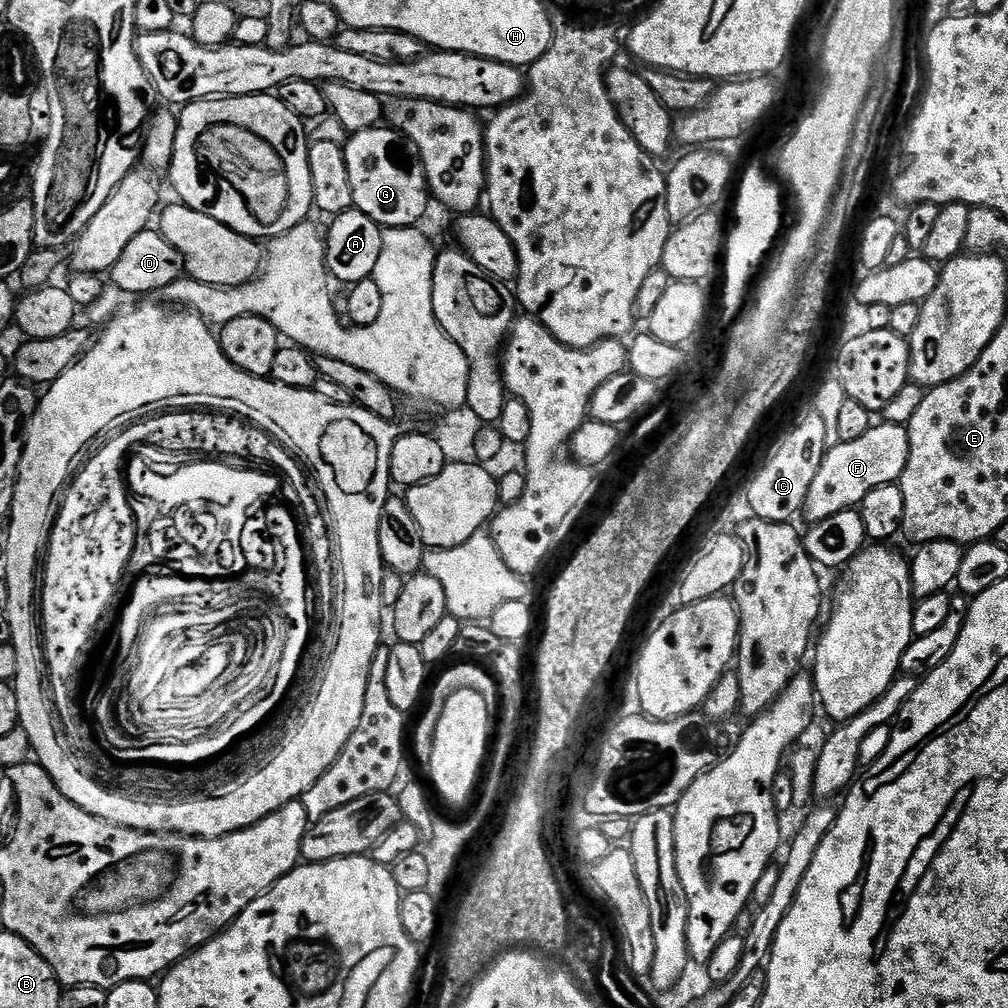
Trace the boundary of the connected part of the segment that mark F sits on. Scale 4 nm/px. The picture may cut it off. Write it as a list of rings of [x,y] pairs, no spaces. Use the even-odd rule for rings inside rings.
[[[880,422],[854,442],[840,442],[838,446],[825,452],[822,466],[818,466],[814,482],[810,482],[802,513],[803,519],[817,524],[830,518],[830,514],[855,509],[864,501],[866,494],[870,494],[870,490],[897,483],[907,465],[908,429],[905,425]]]

